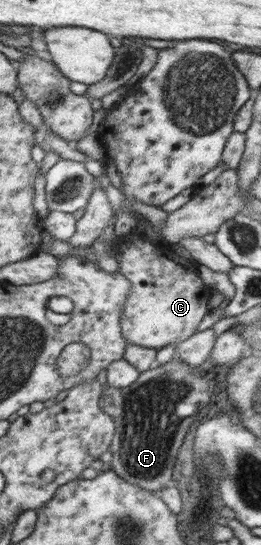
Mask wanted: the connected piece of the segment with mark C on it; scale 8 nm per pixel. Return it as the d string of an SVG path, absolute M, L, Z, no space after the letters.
M147 234L119 238L113 249L121 251L117 257L118 272L131 283L131 293L126 297L120 319L122 337L129 344L160 350L167 345L177 345L195 335L195 330L203 317L212 311L209 299L214 293L213 288L208 286L199 275L198 263L193 259L177 255L170 245Z

